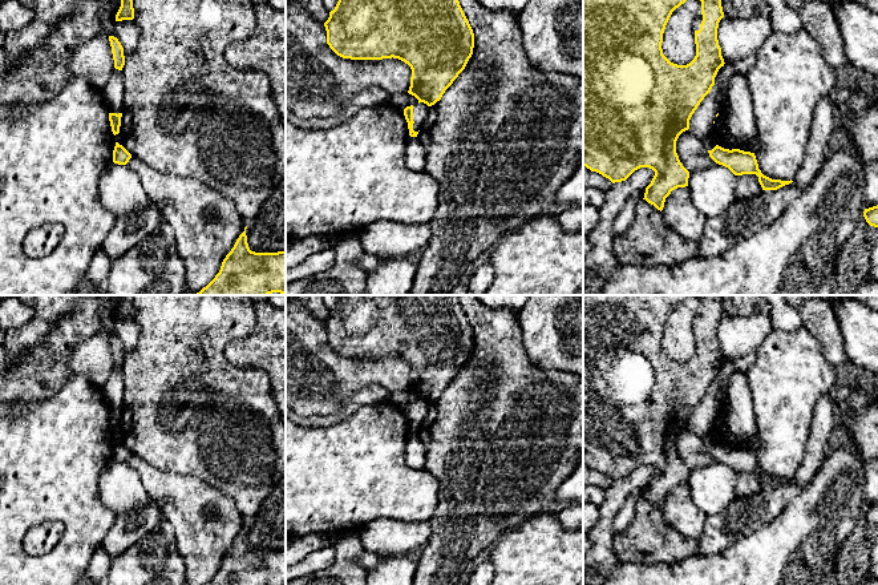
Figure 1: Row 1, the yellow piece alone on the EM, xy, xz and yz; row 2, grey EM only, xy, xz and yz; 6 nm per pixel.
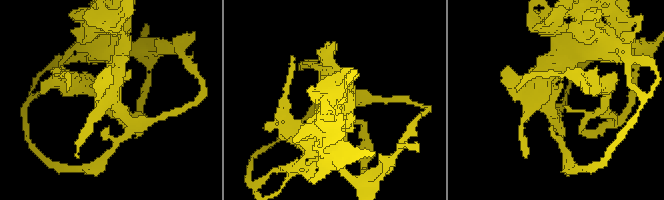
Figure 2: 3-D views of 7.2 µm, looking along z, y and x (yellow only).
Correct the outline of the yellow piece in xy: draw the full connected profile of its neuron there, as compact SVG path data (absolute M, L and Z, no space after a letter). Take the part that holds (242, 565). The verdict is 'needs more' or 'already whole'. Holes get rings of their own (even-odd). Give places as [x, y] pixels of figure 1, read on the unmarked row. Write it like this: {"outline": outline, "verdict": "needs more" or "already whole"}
{"outline": "M246 526L206 585L286 585L286 549L251 549Z", "verdict": "already whole"}

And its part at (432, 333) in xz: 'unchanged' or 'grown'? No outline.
grown

